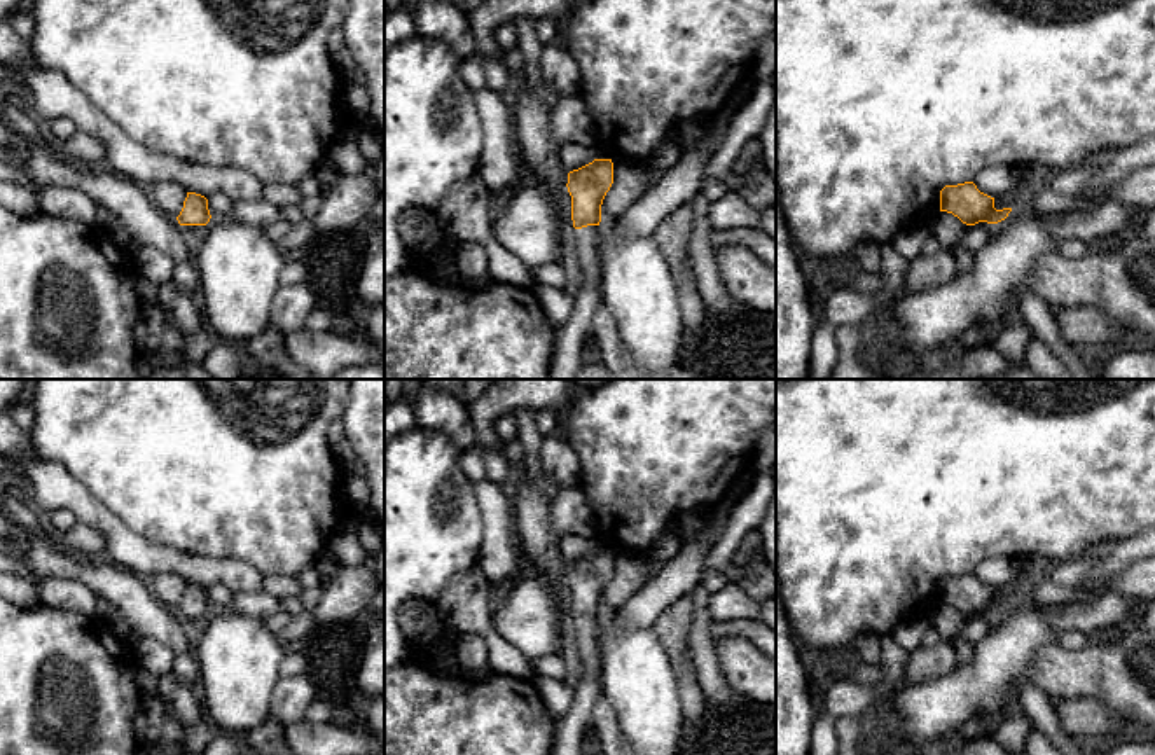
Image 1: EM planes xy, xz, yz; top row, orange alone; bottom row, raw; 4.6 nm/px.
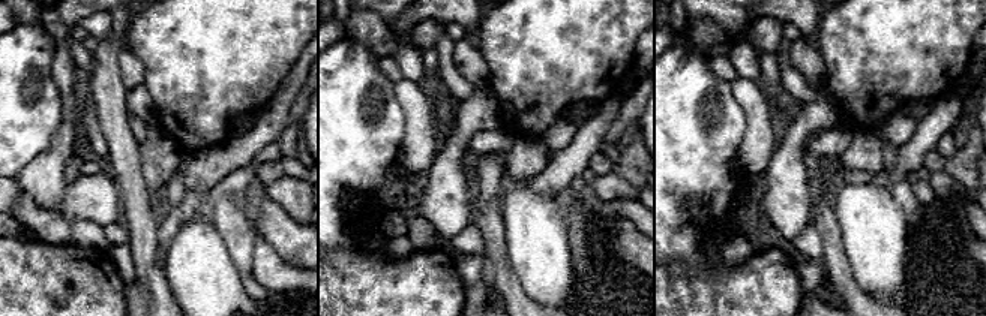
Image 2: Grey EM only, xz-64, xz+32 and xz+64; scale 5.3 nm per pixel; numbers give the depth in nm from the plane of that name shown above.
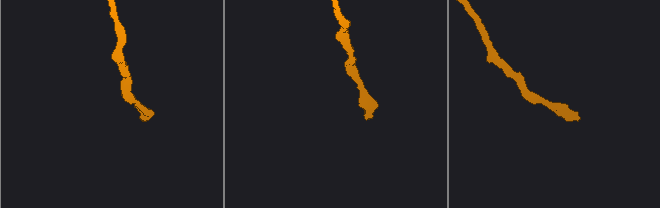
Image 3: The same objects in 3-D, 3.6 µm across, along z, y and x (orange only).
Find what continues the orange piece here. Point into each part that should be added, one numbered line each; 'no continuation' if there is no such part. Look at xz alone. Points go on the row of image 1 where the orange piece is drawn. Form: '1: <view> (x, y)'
1: xz (614, 355)

